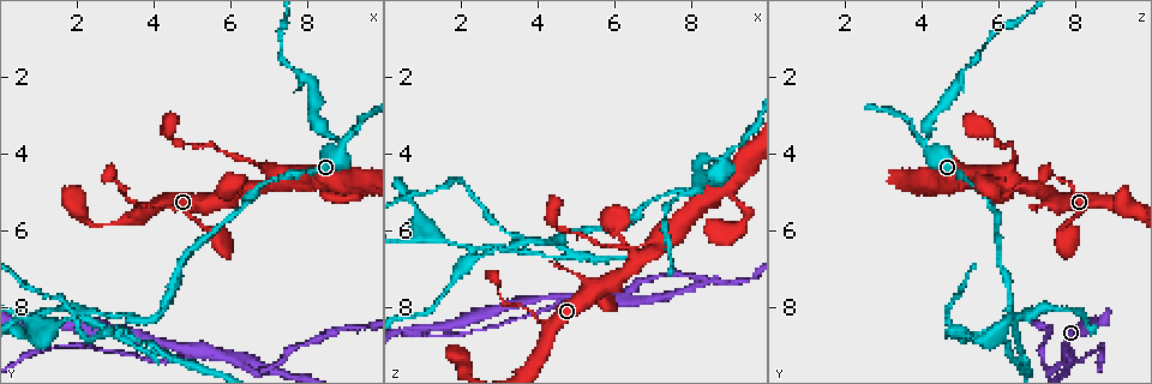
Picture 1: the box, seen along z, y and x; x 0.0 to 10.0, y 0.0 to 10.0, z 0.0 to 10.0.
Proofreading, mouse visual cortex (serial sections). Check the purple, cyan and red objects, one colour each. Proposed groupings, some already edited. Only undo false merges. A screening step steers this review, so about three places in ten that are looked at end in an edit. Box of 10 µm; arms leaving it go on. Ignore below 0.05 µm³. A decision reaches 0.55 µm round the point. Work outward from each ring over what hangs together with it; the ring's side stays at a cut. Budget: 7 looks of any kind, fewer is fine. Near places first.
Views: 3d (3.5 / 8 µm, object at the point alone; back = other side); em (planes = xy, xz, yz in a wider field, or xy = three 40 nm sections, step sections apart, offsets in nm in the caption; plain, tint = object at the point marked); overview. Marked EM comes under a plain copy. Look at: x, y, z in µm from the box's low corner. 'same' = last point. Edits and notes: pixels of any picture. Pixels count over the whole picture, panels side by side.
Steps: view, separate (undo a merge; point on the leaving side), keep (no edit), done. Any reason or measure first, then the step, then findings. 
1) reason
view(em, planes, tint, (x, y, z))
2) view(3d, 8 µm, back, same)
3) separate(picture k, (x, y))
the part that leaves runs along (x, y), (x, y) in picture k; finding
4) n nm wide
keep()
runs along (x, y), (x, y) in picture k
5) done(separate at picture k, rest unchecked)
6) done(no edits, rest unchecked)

sudden change in width
view(3d, 3.5 µm, (9.00, 3.75, 4.00))

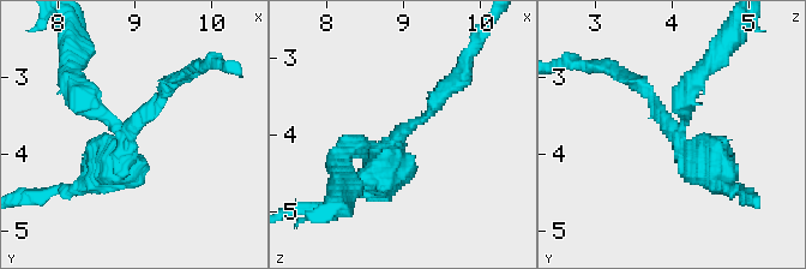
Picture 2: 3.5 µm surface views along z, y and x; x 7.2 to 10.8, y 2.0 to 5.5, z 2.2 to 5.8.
view(em, xy, step 2, tint, (8.90, 3.65, 4.05))

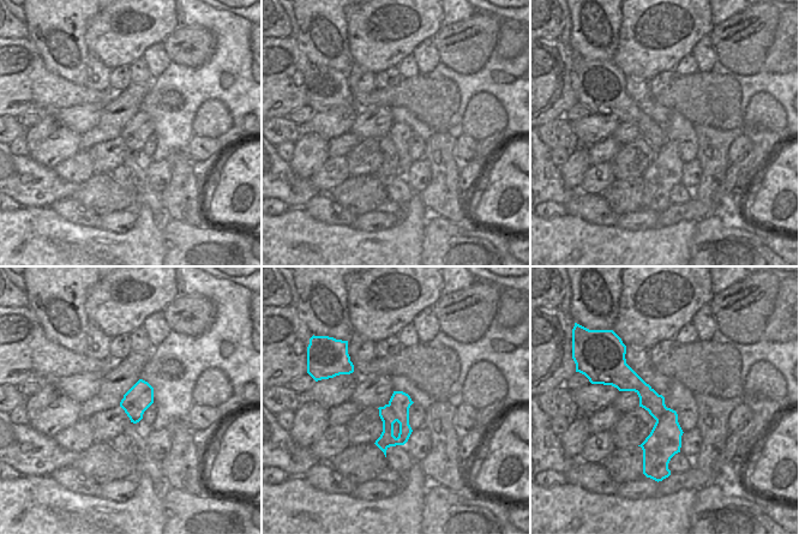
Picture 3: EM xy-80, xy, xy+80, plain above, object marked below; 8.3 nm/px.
arms of 150, 300, 500 nm
separate(picture 2, (88, 100))
the part that leaves runs along (115, 129), (67, 81), (71, 47) in picture 2; a second cell is stuck on

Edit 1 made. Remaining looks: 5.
view(overview)

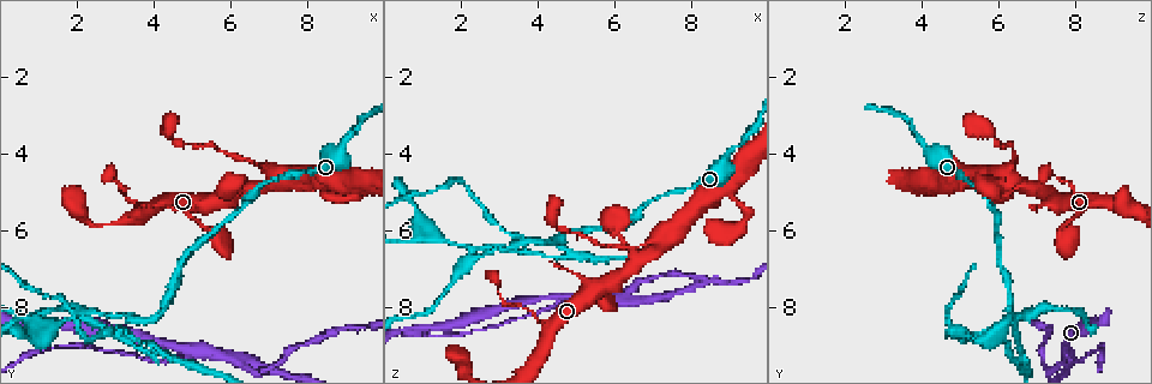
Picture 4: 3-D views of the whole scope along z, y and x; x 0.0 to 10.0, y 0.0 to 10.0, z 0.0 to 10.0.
calibre changes
view(3d, 8 µm, (7.10, 4.50, 6.25))

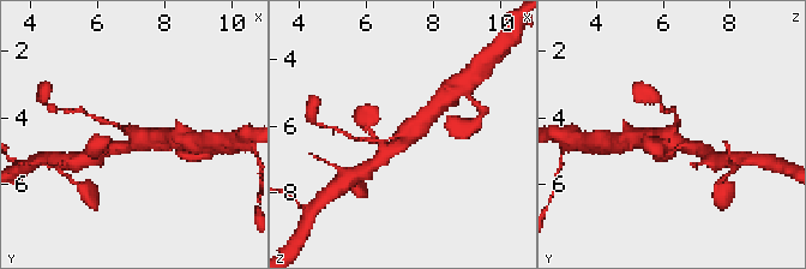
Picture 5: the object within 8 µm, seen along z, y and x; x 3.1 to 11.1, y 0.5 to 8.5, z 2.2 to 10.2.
3 arms; arms of 100, 400, 500 nm
view(em, xy, step 3, tint, same)

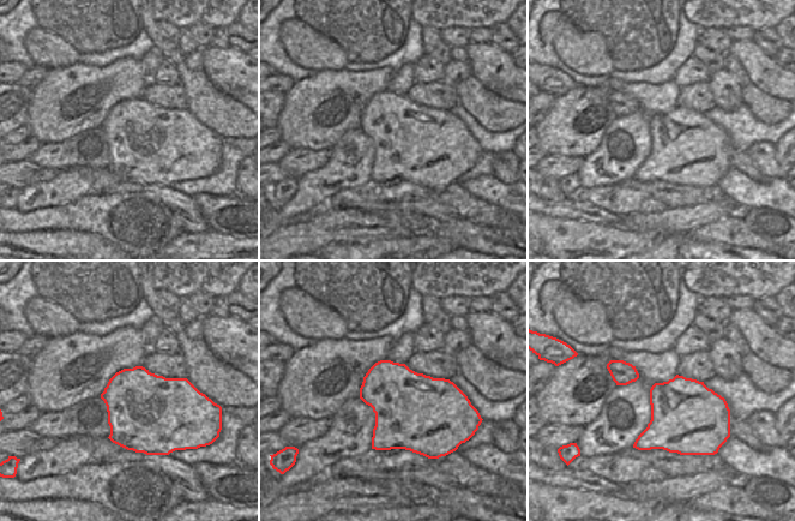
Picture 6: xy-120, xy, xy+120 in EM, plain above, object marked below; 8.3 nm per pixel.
keep()
runs along (384, 156), (434, 109) in picture 5; continuous, no second cell

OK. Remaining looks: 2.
thin neck
view(3d, 3.5 µm, (3.60, 5.35, 8.10))

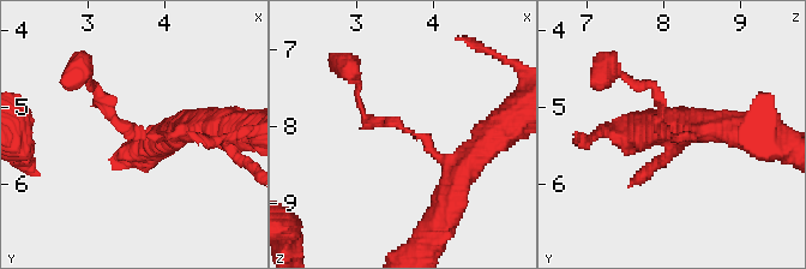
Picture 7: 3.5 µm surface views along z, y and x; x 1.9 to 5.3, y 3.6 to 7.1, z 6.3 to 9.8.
arms of 150, 300 nm; shape alone is not enough
view(em, xy, step 1, tint, (3.70, 5.30, 8.10))

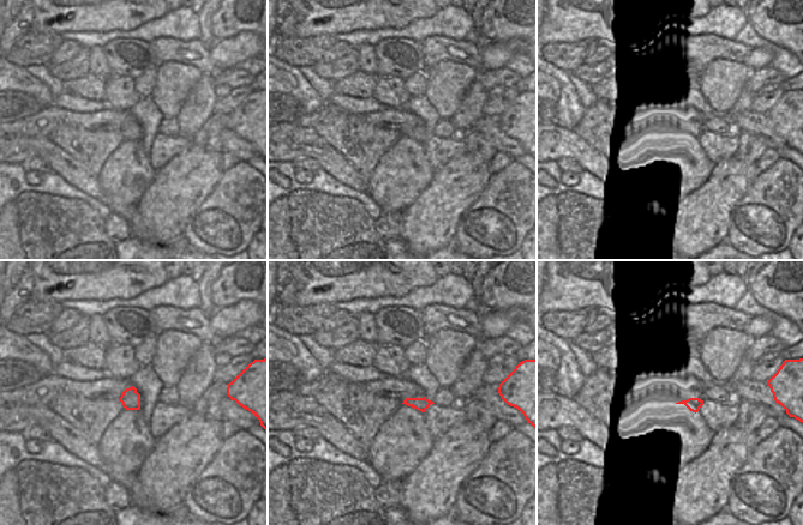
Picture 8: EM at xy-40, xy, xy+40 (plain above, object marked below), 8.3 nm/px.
110 nm wide
keep()
runs along (699, 126), (665, 135), (647, 83) in picture 7; one cell here

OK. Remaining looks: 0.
done(separate at picture 2, rest unchecked)

